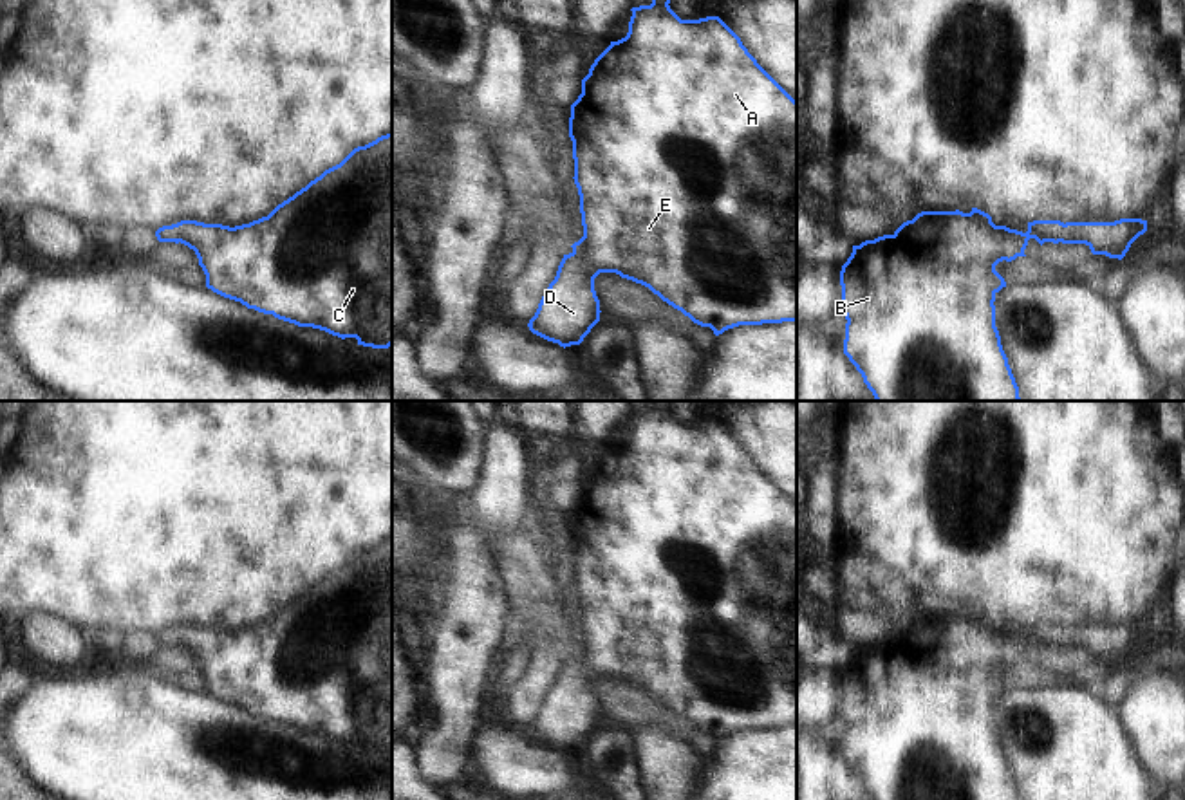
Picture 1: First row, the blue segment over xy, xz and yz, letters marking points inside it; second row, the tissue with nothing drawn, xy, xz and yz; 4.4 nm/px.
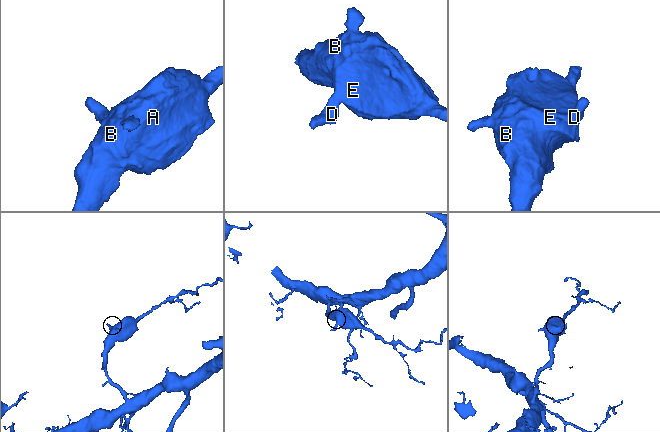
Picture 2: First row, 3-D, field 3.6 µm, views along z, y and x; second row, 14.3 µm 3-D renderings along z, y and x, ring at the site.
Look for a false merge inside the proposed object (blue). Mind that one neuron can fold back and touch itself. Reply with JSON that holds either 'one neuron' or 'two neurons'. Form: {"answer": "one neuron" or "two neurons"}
{"answer": "one neuron"}

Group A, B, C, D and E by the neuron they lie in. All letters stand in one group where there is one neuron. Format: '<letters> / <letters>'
A B C D E

